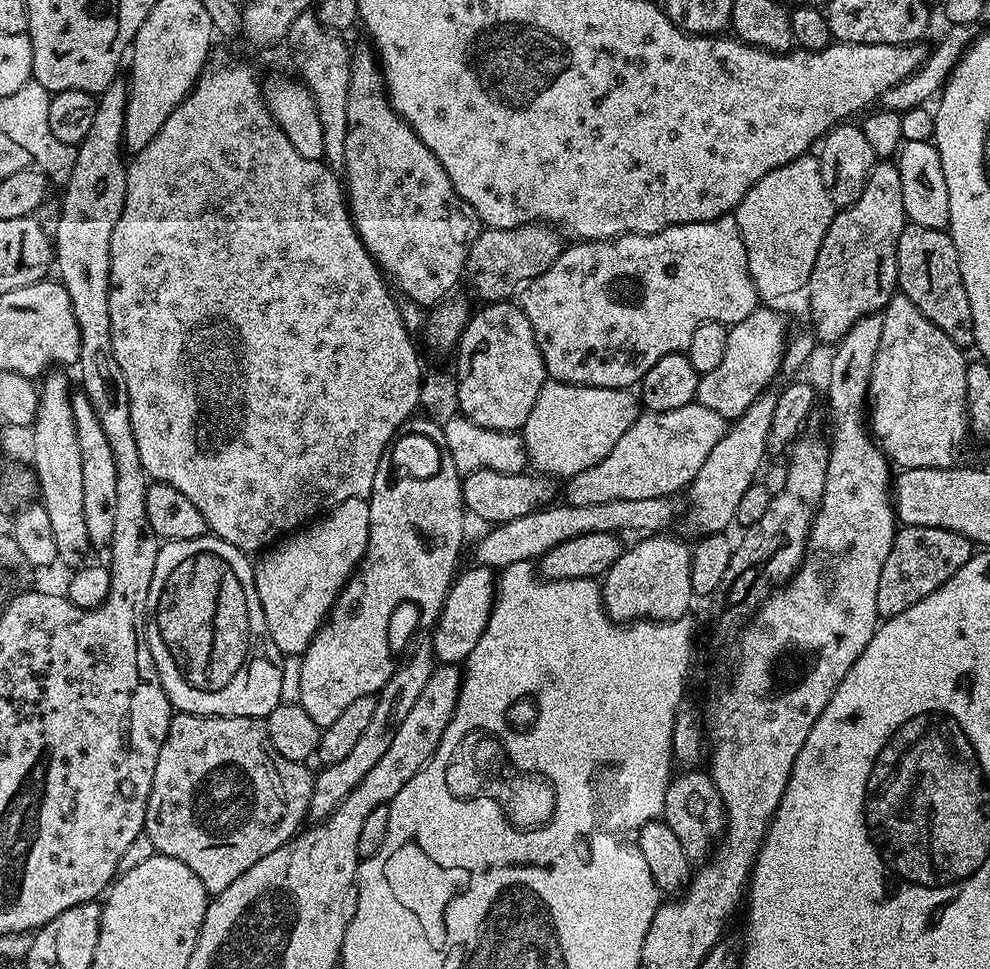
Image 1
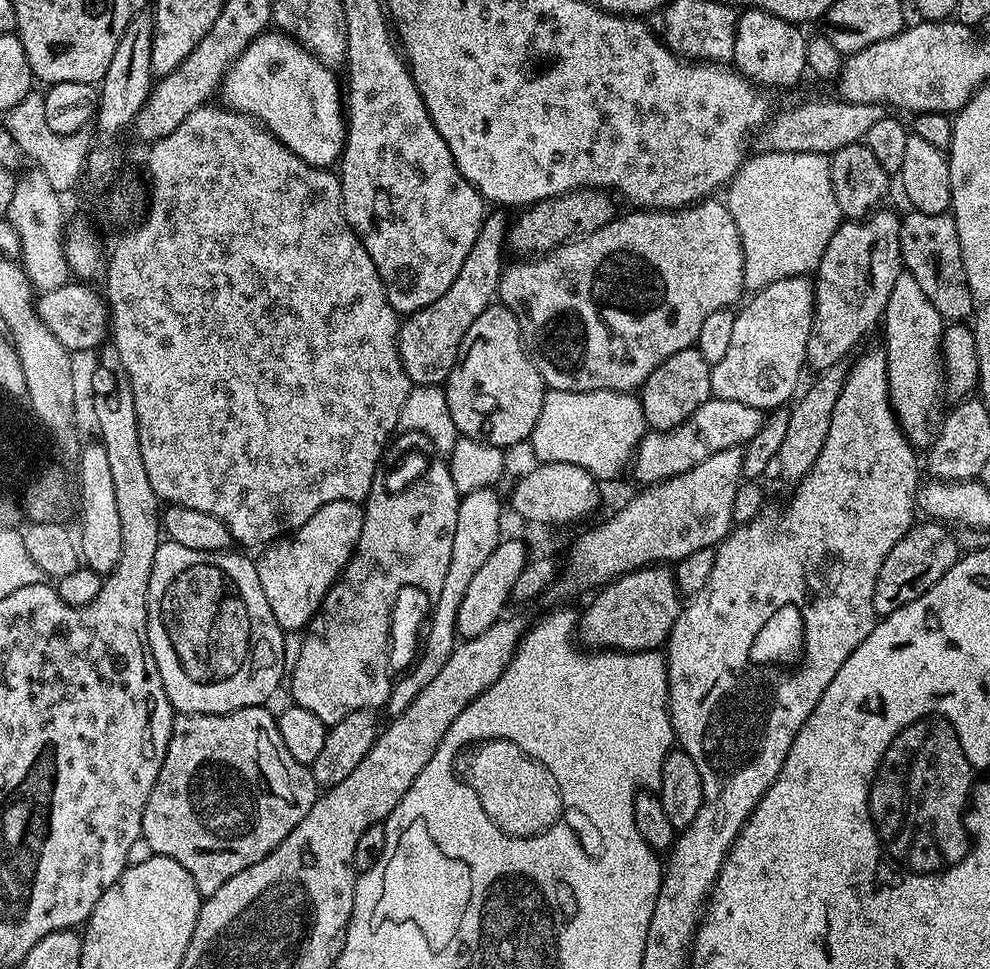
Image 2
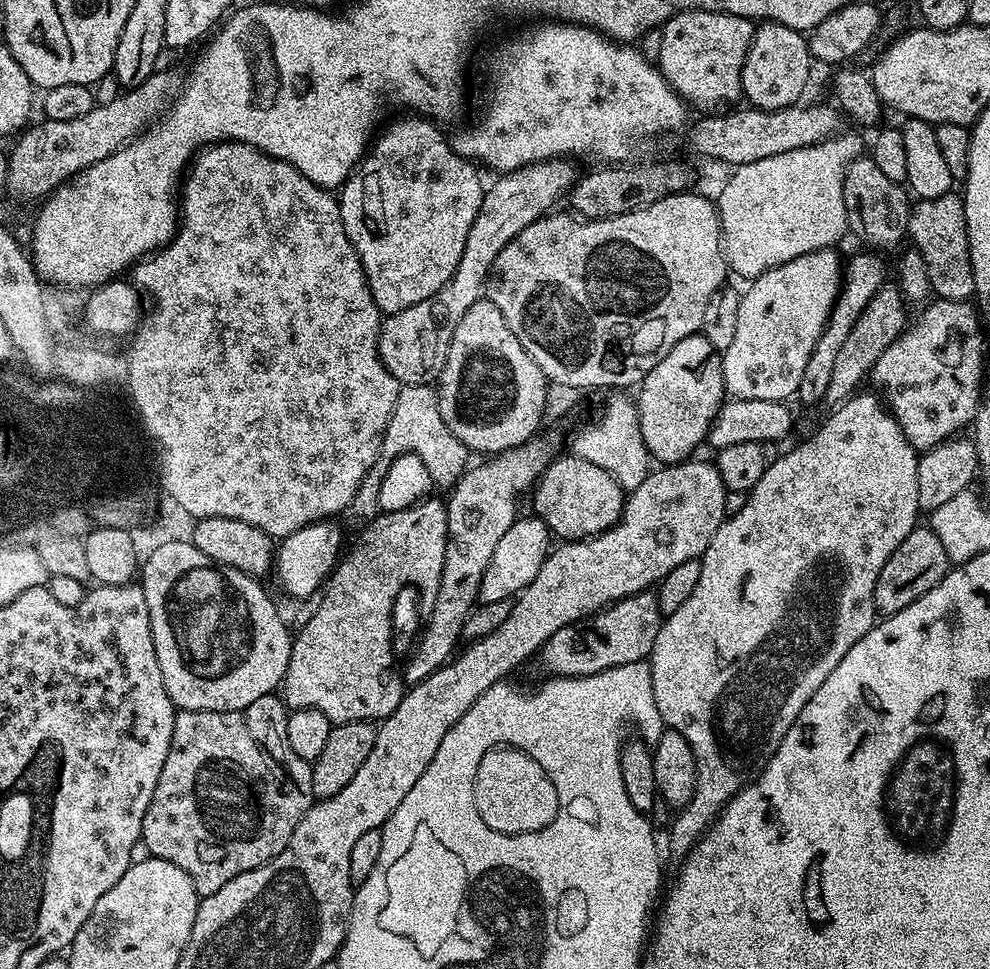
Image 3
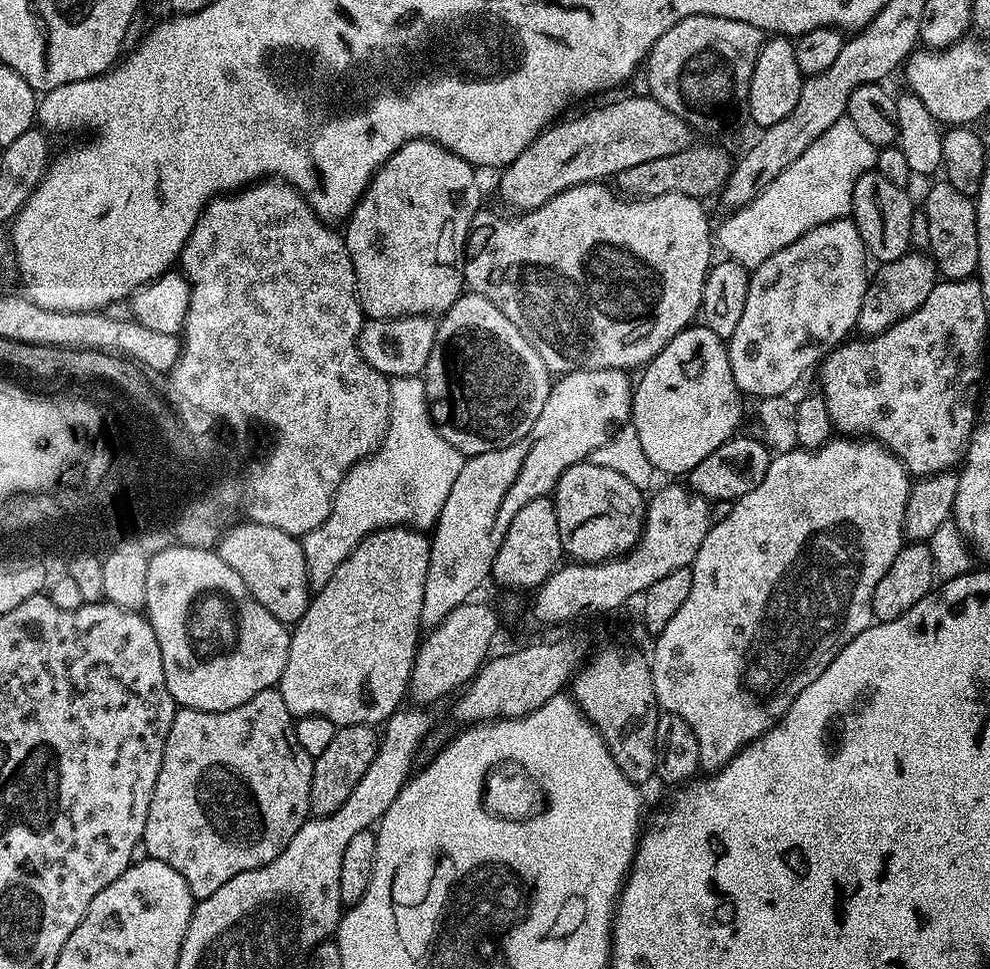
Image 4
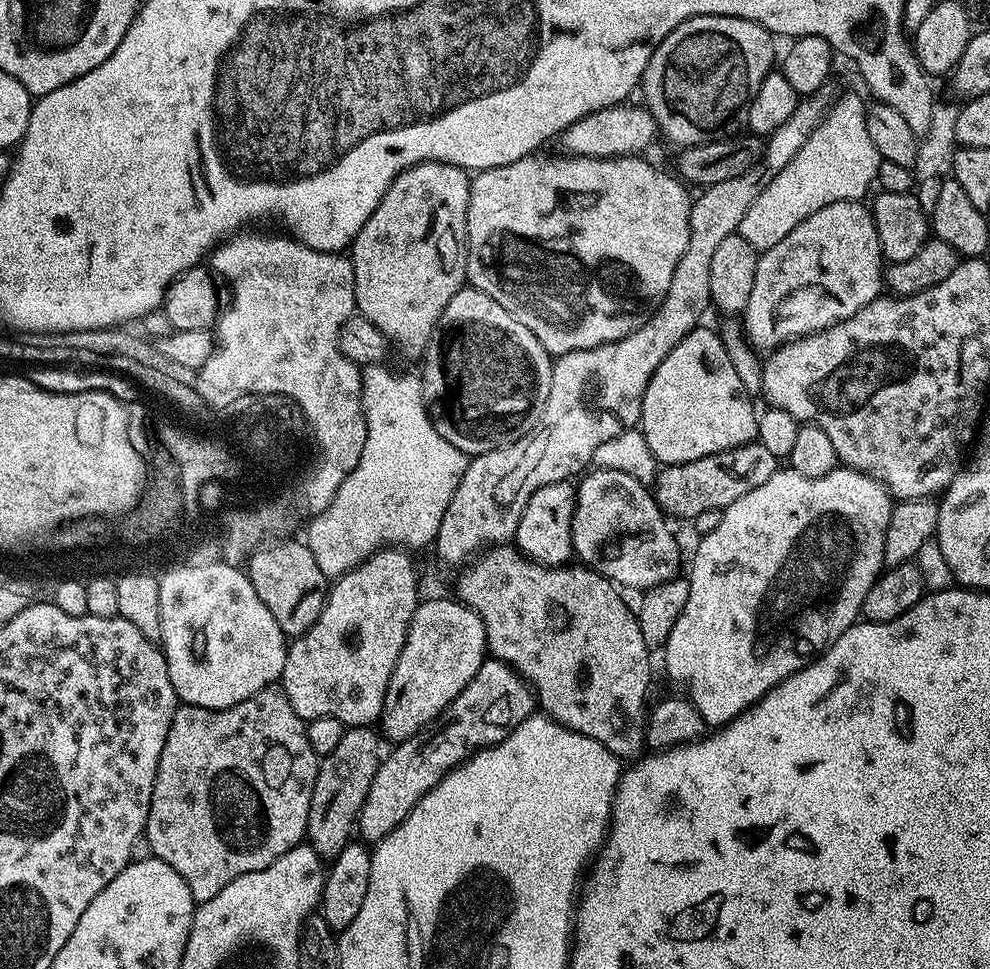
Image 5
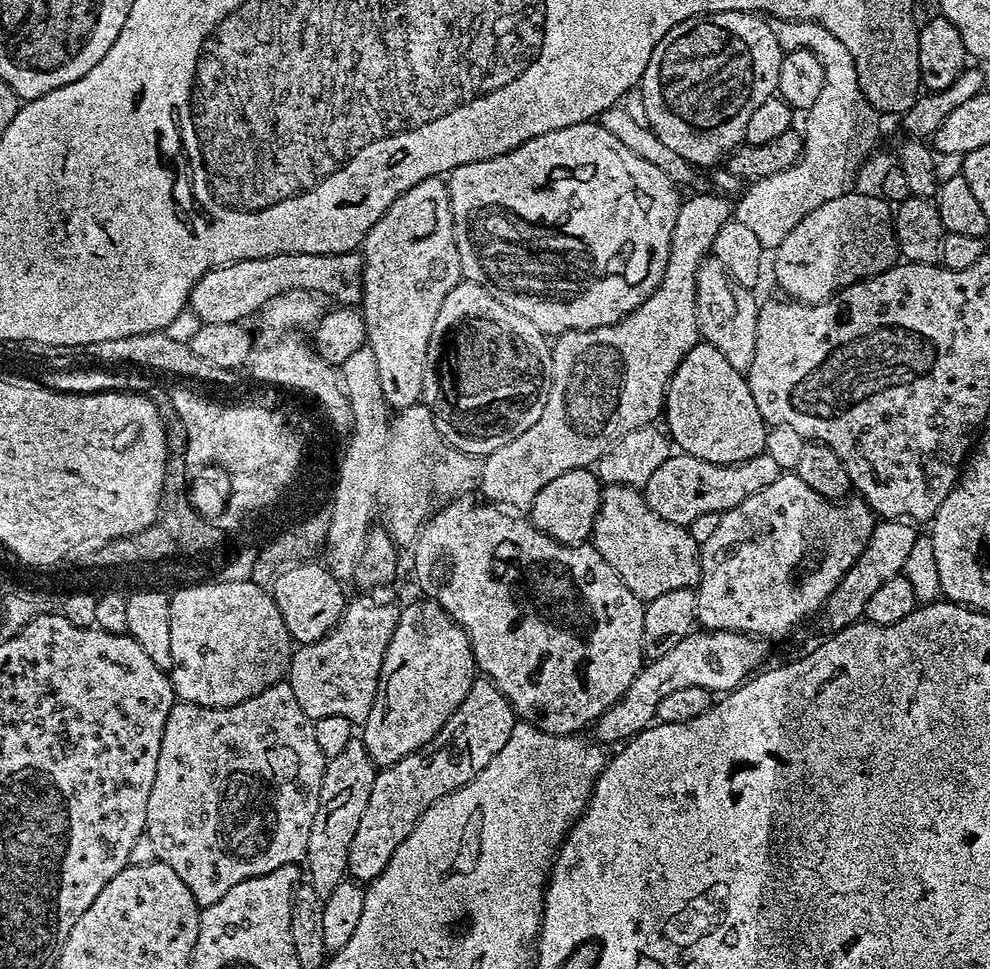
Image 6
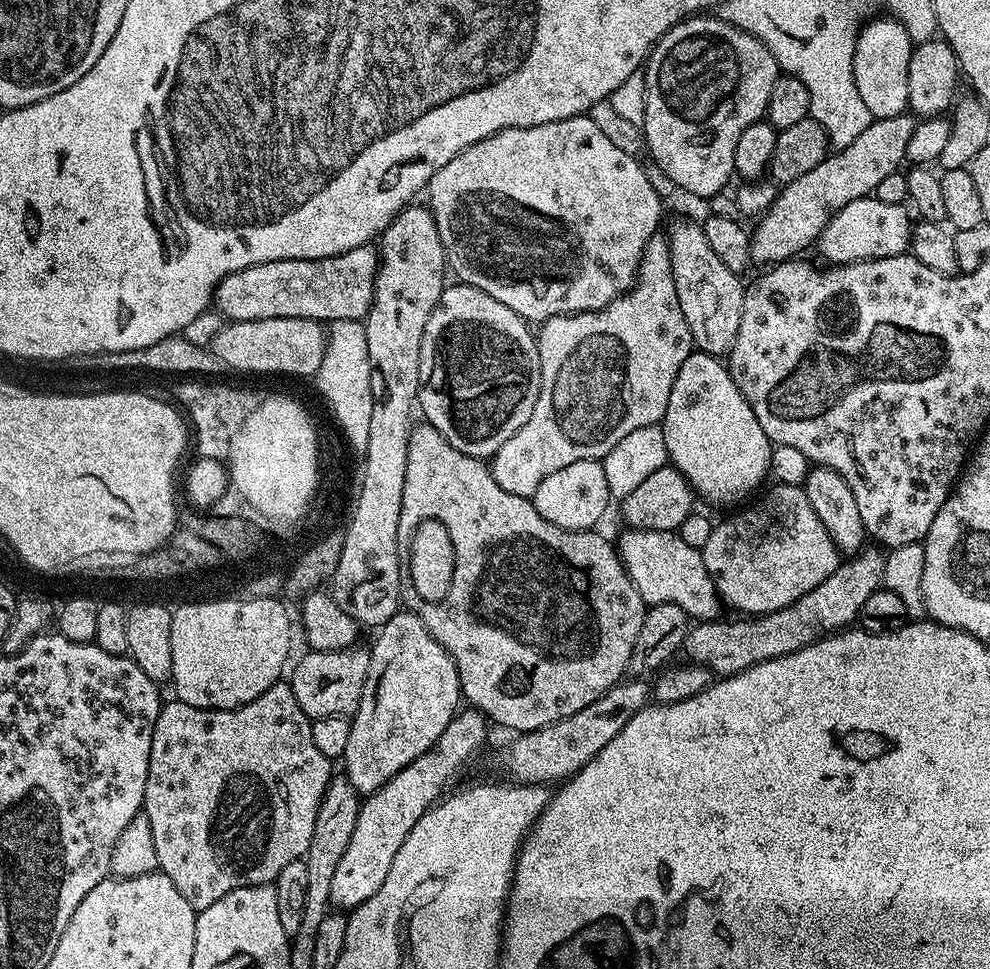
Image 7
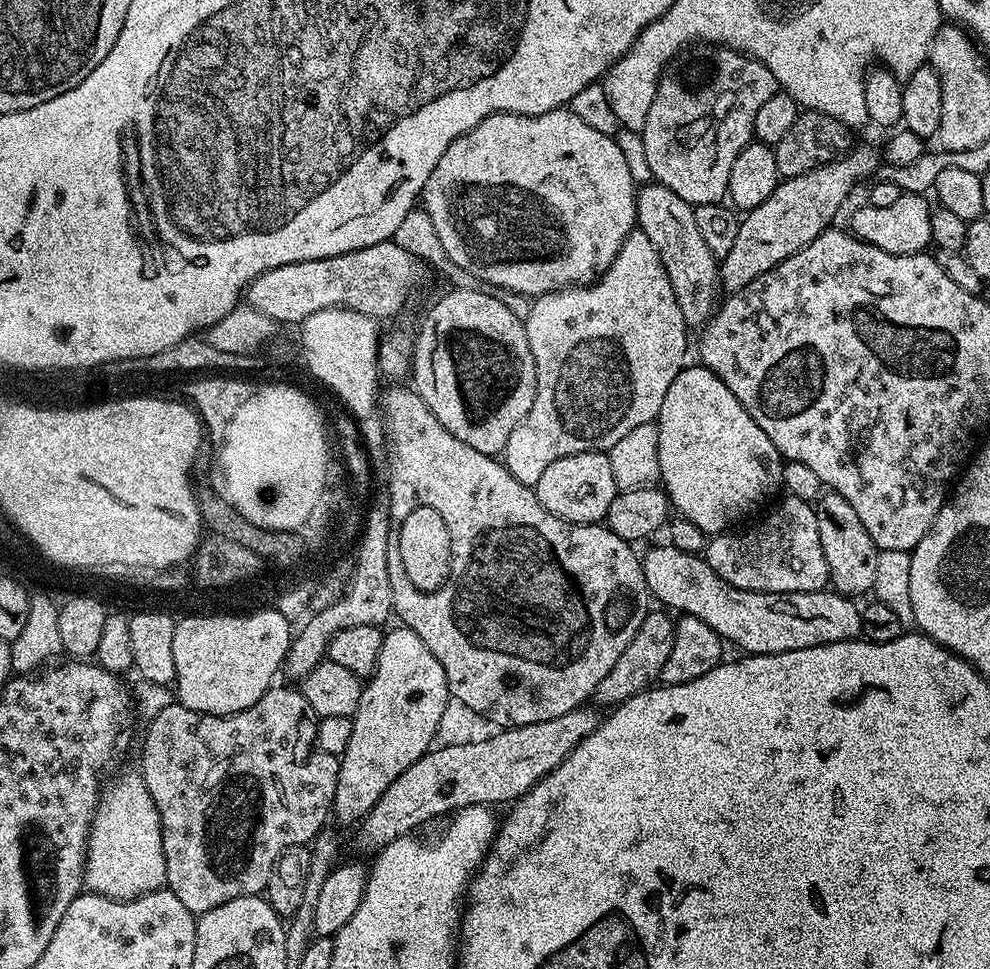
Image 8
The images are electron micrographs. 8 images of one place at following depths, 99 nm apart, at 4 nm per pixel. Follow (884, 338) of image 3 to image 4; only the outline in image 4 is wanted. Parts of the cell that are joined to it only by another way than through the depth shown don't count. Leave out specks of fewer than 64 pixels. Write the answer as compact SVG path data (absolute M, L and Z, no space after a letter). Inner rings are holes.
M909 251L902 258L894 258L894 262L880 264L871 273L866 294L862 298L862 310L858 310L855 331L865 337L882 334L890 326L897 324L903 316L908 316L926 298L930 298L930 290L938 283L936 264L931 255L923 252Z

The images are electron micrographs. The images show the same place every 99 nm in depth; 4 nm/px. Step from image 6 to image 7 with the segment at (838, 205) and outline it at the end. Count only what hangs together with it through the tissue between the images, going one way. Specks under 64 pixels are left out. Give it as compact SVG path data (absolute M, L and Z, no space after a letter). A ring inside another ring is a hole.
M875 195L863 196L836 212L828 220L818 239L818 249L829 265L849 264L855 260L873 260L903 256L910 248L909 209L904 204L878 202Z

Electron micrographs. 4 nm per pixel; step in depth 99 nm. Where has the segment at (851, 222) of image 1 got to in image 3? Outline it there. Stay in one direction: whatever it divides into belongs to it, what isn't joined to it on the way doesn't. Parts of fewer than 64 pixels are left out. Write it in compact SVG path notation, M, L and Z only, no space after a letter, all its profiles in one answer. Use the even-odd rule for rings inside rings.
M860 250L852 257L847 257L842 268L842 279L840 281L840 293L832 307L832 313L828 319L828 325L822 330L814 350L810 354L810 362L806 362L806 371L802 373L802 382L798 386L796 396L804 404L820 404L826 394L826 386L830 386L830 378L834 371L834 362L838 358L838 353L850 335L850 330L858 318L862 318L862 310L878 294L878 290L885 287L884 280L884 260L883 255L872 250Z

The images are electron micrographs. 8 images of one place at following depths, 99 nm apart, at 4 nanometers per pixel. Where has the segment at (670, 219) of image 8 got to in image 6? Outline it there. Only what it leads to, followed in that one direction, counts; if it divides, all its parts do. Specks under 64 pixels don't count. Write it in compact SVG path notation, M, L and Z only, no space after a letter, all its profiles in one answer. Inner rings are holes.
M715 259L701 261L695 278L696 306L695 320L698 322L703 343L714 346L726 358L726 362L739 372L745 373L750 366L754 352L754 338L757 336L757 301L746 297L745 293L736 294L729 277L722 271Z

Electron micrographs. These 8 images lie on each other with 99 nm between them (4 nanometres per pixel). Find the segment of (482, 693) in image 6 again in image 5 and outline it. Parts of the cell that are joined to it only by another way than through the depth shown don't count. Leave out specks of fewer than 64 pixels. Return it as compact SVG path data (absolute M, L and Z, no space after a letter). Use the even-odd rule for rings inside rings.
M486 658L478 667L469 684L442 710L439 717L426 725L418 733L414 733L408 740L401 740L395 745L393 752L383 757L374 774L374 782L370 782L370 790L364 799L364 805L358 817L358 836L361 841L375 846L398 827L408 817L410 810L423 798L426 793L446 773L464 763L465 760L476 755L477 752L501 744L512 734L526 718L530 718L537 711L538 697L531 684L513 670L509 664L504 664L495 658Z

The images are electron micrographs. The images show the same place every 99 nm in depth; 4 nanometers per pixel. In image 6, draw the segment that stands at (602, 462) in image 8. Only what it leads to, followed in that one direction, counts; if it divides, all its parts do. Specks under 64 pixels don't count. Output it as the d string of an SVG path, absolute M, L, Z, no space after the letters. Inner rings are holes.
M591 467L566 470L566 474L558 474L554 482L546 482L532 499L532 525L563 544L583 544L592 535L592 523L600 509L601 491L602 485Z

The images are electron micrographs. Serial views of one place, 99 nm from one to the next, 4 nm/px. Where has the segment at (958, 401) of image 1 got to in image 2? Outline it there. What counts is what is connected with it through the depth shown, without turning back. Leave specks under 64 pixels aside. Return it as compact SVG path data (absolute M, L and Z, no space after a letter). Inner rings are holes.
M902 270L894 282L894 291L882 321L882 347L888 359L888 402L896 413L896 420L904 437L917 450L927 449L932 443L942 419L940 399L945 399L944 362L942 345L946 322L926 298L922 286L908 271Z

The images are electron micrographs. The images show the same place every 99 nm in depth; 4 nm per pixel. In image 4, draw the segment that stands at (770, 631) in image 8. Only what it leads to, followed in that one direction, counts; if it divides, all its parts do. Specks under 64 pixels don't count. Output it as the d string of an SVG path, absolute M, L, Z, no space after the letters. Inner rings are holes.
M591 462L570 466L558 478L554 503L561 549L582 564L600 564L624 555L640 540L644 529L645 493L622 474L606 470L606 466Z

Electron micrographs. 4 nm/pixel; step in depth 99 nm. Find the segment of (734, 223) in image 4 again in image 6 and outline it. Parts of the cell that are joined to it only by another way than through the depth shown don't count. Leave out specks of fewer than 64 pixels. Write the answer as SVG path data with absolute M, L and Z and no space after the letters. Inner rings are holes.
M798 20L779 21L774 29L781 48L805 48L815 54L822 64L824 81L818 102L814 102L814 106L810 106L803 117L804 148L800 151L799 160L785 172L751 181L745 187L748 189L744 197L735 201L735 220L749 228L764 250L777 248L782 238L794 230L798 221L818 210L822 202L830 202L830 198L838 198L853 187L852 179L880 132L881 120L876 109L861 96L856 74L850 70L852 59L848 56L846 46L842 46L834 34L827 32L820 24Z

